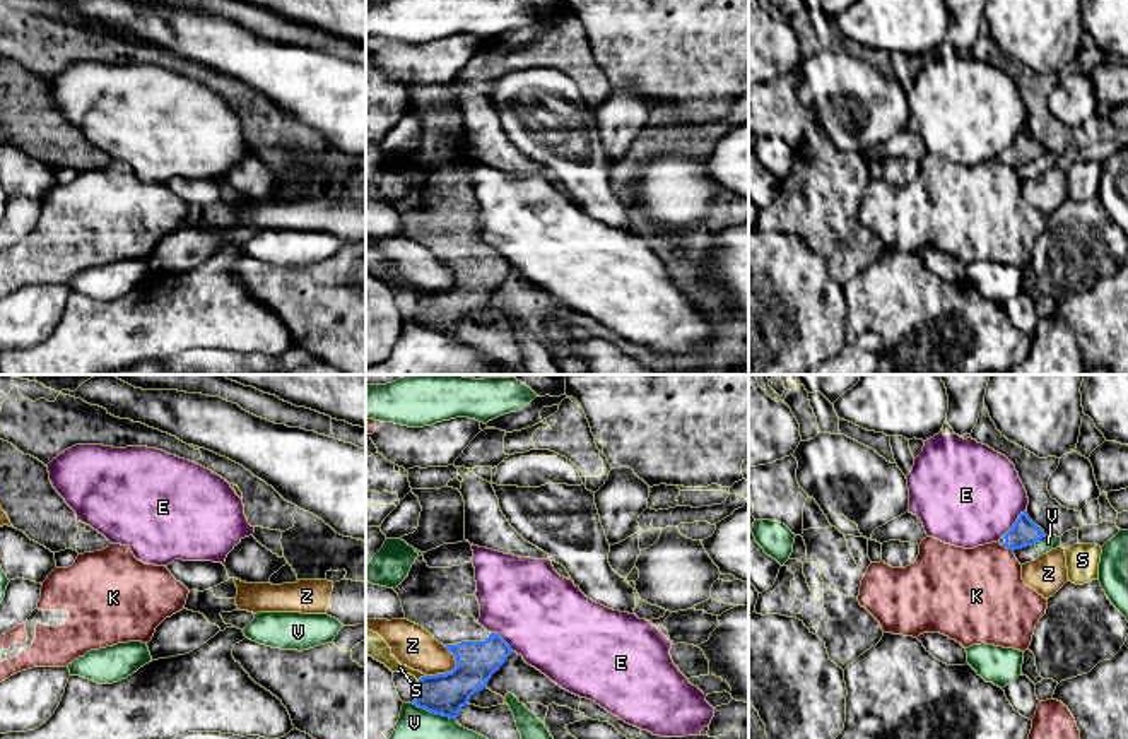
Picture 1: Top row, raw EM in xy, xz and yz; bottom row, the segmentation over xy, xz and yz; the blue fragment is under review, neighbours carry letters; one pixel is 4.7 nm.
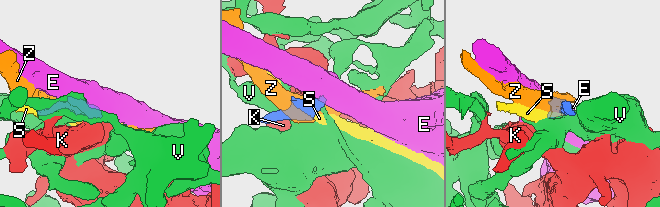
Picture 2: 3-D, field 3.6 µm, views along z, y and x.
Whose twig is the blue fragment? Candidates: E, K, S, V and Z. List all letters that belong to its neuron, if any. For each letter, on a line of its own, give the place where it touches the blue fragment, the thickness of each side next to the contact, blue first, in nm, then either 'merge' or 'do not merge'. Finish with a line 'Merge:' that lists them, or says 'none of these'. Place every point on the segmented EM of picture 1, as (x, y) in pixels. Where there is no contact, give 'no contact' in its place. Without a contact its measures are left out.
E: contact yz (1016, 522); calibres 130 and 480 nm; do not merge
K: contact yz (1009, 548); calibres 130 and 420 nm; do not merge
S: contact xz (421, 678); calibres 190 and 100 nm; do not merge
V: contact xz (434, 712); calibres 190 and 150 nm; do not merge
Z: contact xz (452, 671); calibres 190 and 200 nm; do not merge
Merge: none of these

